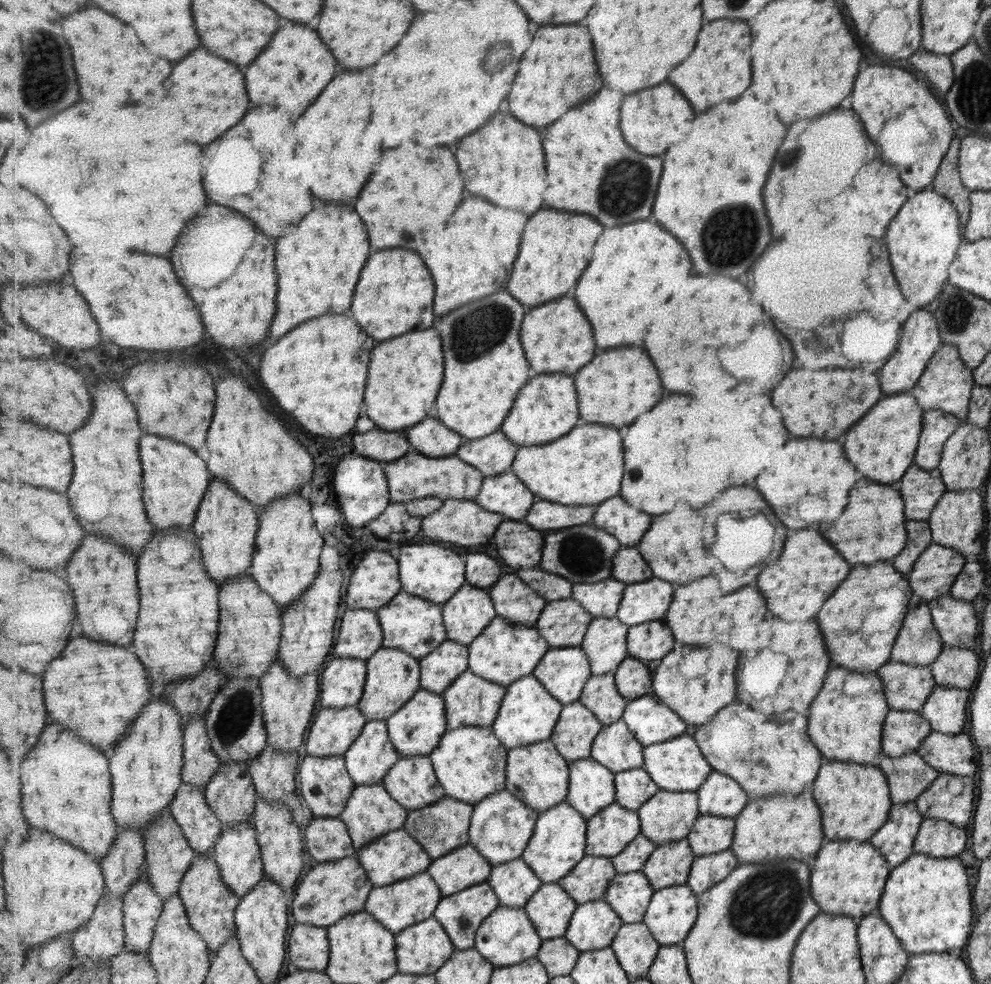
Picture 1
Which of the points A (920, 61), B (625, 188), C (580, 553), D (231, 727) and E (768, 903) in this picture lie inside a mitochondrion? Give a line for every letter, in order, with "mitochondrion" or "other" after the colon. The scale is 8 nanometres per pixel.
A: other
B: mitochondrion
C: mitochondrion
D: mitochondrion
E: mitochondrion

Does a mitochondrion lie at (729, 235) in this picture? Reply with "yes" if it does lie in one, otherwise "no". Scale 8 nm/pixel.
yes

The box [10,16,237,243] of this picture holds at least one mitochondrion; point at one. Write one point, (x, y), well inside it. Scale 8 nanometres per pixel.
(47, 85)

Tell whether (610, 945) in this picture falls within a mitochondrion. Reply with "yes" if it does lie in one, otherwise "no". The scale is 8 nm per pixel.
no

